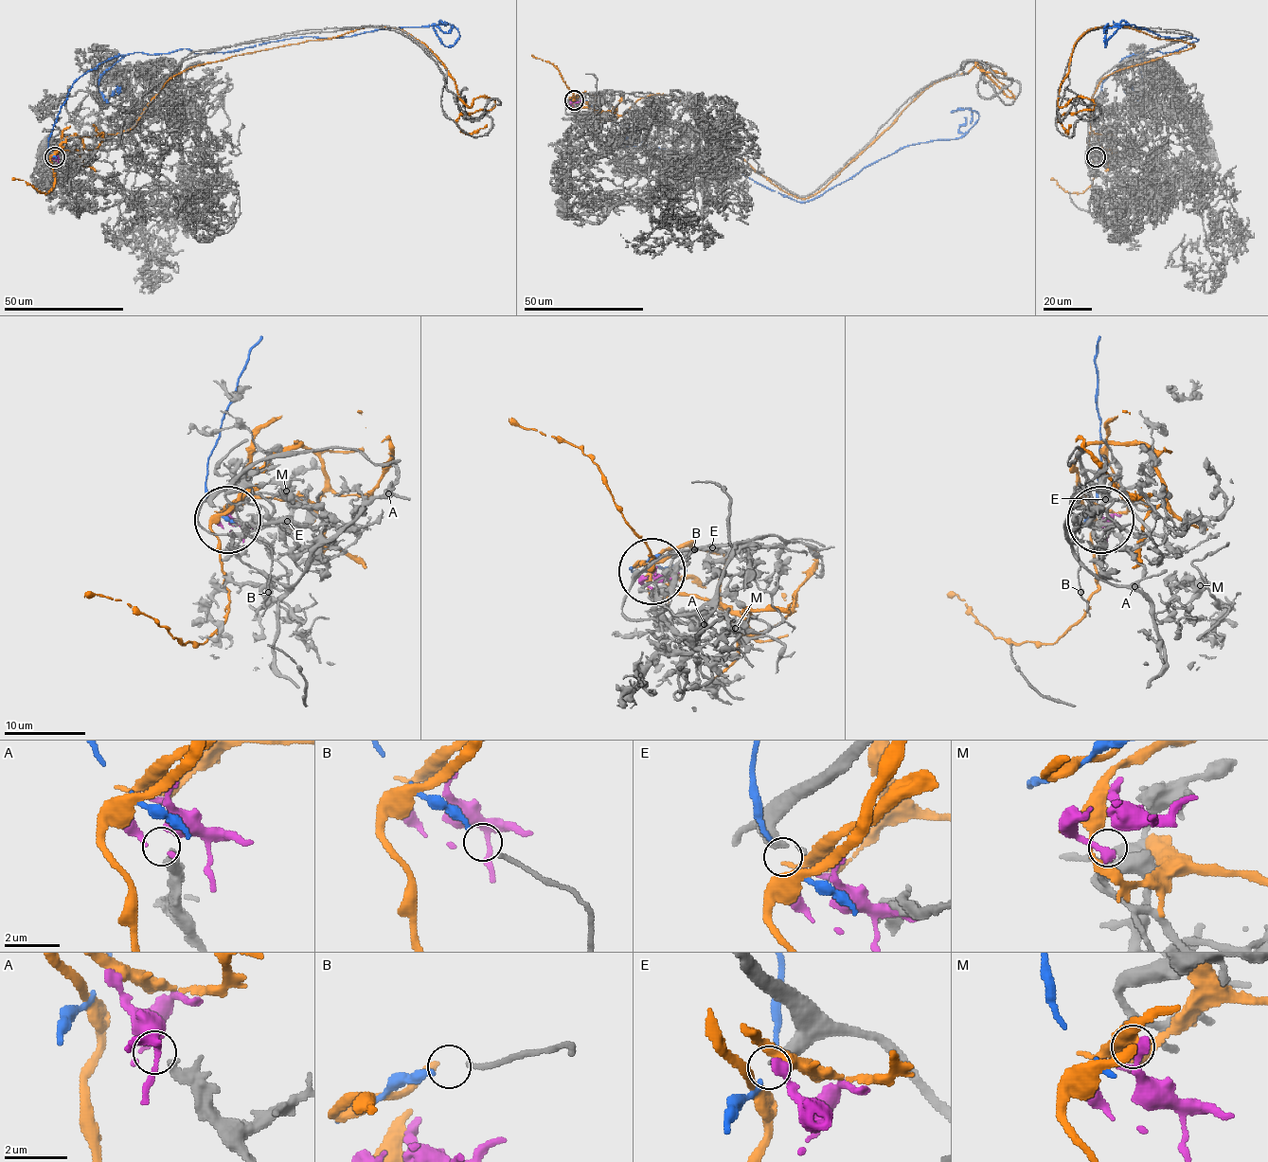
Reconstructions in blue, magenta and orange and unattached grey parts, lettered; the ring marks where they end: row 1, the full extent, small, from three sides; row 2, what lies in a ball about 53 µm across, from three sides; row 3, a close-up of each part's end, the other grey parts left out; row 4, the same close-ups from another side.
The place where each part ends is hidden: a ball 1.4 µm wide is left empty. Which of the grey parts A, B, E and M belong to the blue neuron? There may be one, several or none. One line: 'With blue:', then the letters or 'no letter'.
With blue: B

